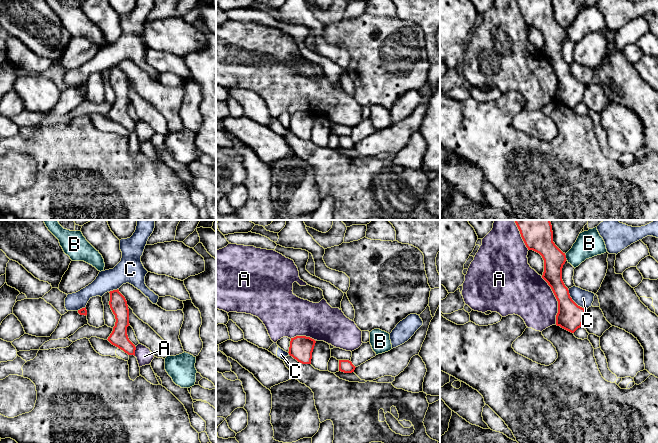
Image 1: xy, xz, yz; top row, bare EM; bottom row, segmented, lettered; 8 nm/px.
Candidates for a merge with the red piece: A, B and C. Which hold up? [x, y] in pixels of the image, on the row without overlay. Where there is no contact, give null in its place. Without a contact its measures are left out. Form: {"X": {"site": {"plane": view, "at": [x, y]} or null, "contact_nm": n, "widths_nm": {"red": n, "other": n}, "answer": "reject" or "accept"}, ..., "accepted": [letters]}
{"A": {"site": {"plane": "yz", "at": [557, 76]}, "contact_nm": 400, "widths_nm": {"red": 220, "other": 360}, "answer": "reject"}, "B": {"site": {"plane": "yz", "at": [565, 33]}, "contact_nm": 50, "widths_nm": {"red": 200, "other": 220}, "answer": "reject"}, "C": {"site": {"plane": "yz", "at": [573, 77]}, "contact_nm": 220, "widths_nm": {"red": 220, "other": 140}, "answer": "reject"}, "accepted": []}

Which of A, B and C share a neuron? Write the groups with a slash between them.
A / B / C

